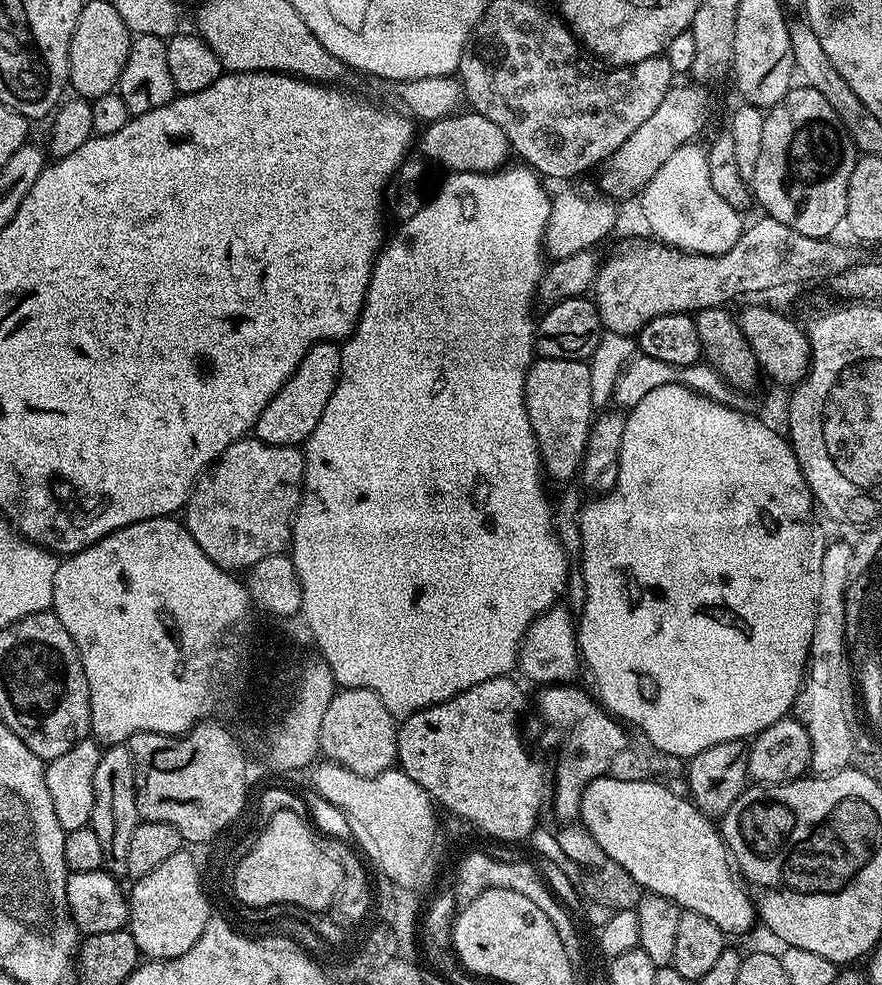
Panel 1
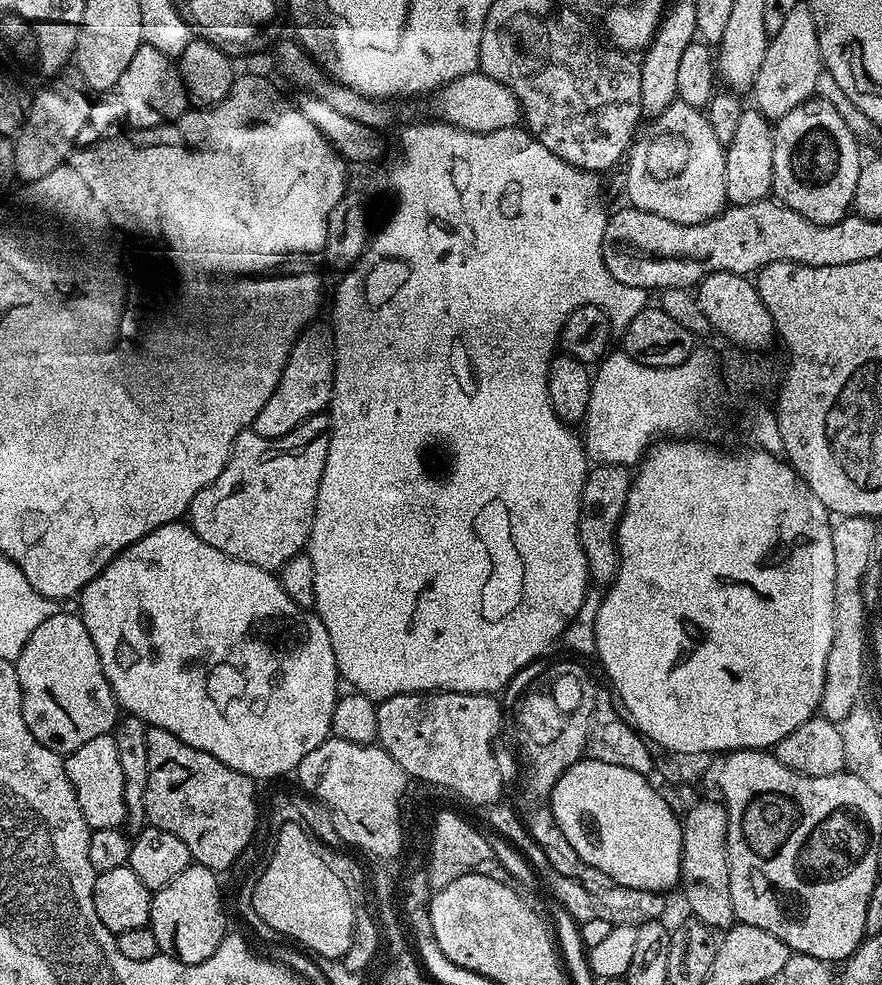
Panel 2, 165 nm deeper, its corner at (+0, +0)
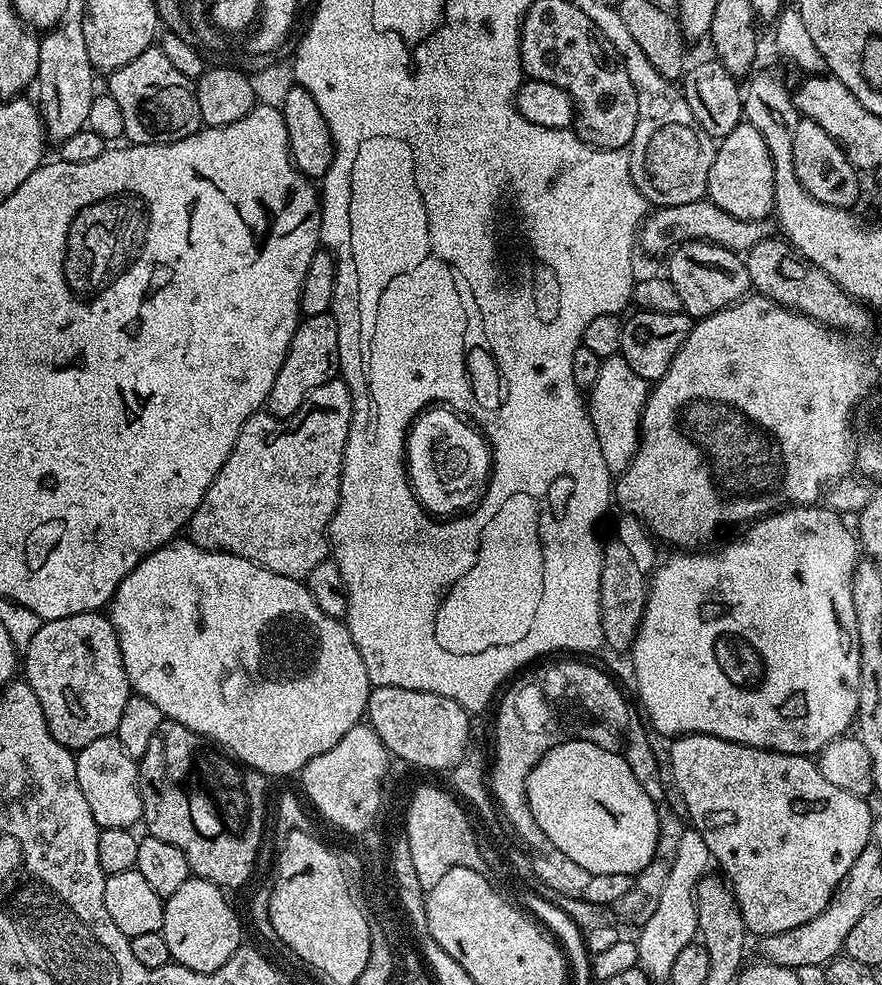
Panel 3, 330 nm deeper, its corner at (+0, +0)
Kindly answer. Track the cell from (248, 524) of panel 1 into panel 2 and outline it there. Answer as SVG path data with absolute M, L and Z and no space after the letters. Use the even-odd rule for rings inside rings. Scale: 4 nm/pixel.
M321 414L310 417L290 430L290 434L277 440L262 438L251 430L238 434L222 474L194 494L194 502L186 513L187 523L198 534L198 538L202 538L202 542L210 542L214 550L222 550L222 554L230 554L230 558L250 562L267 572L279 573L284 564L290 562L290 558L305 551L310 538L318 502L318 486L326 470L331 430L331 415Z

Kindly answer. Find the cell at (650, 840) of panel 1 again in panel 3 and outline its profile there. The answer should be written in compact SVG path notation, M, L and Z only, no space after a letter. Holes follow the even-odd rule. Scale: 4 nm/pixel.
M571 740L554 745L530 774L528 801L530 814L534 814L534 822L542 826L542 834L546 834L549 845L570 863L577 864L585 874L635 877L654 858L661 843L658 805L635 778L620 752L602 750L602 746L594 746L594 742Z

